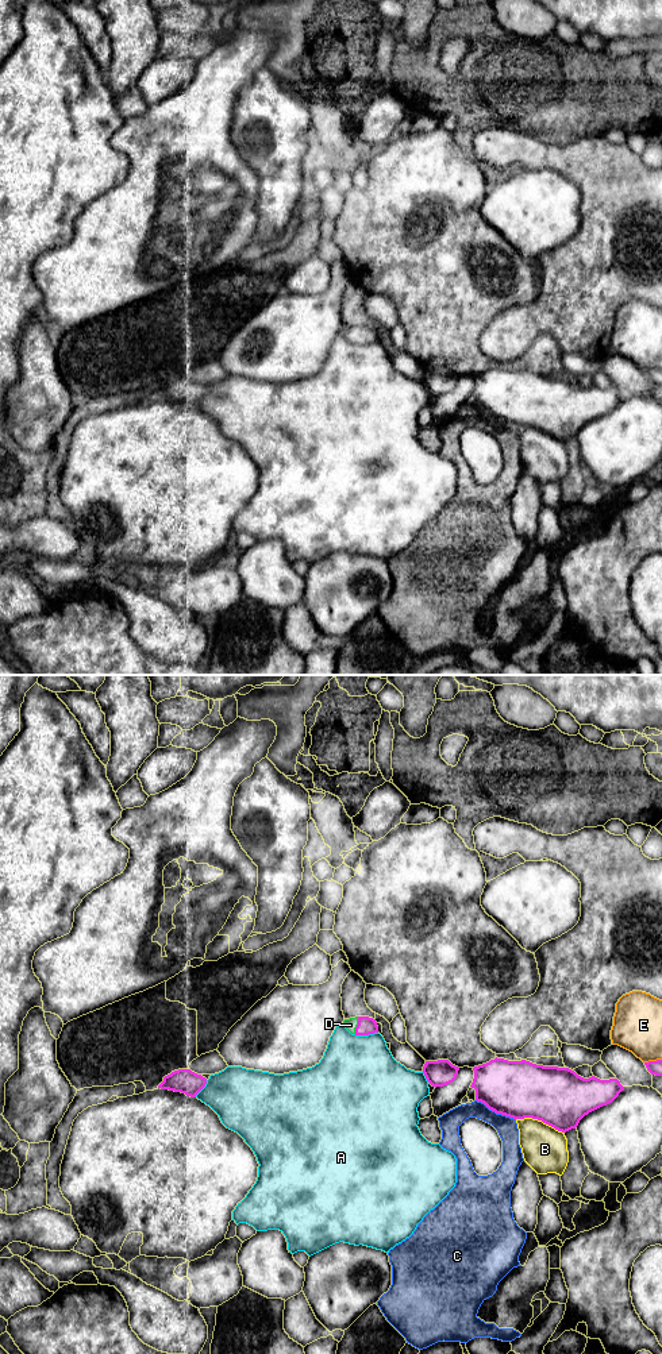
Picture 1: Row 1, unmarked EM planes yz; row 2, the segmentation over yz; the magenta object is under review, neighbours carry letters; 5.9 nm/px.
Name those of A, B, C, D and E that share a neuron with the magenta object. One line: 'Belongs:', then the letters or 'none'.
Belongs: D

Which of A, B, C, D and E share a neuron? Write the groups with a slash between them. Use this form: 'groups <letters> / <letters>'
groups A / B / C / D / E

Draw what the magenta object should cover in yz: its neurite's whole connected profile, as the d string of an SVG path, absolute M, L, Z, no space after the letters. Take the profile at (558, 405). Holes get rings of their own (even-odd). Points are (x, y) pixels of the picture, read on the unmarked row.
M494 367L473 377L476 409L513 428L532 427L566 441L626 397L617 387L584 387L569 377Z

